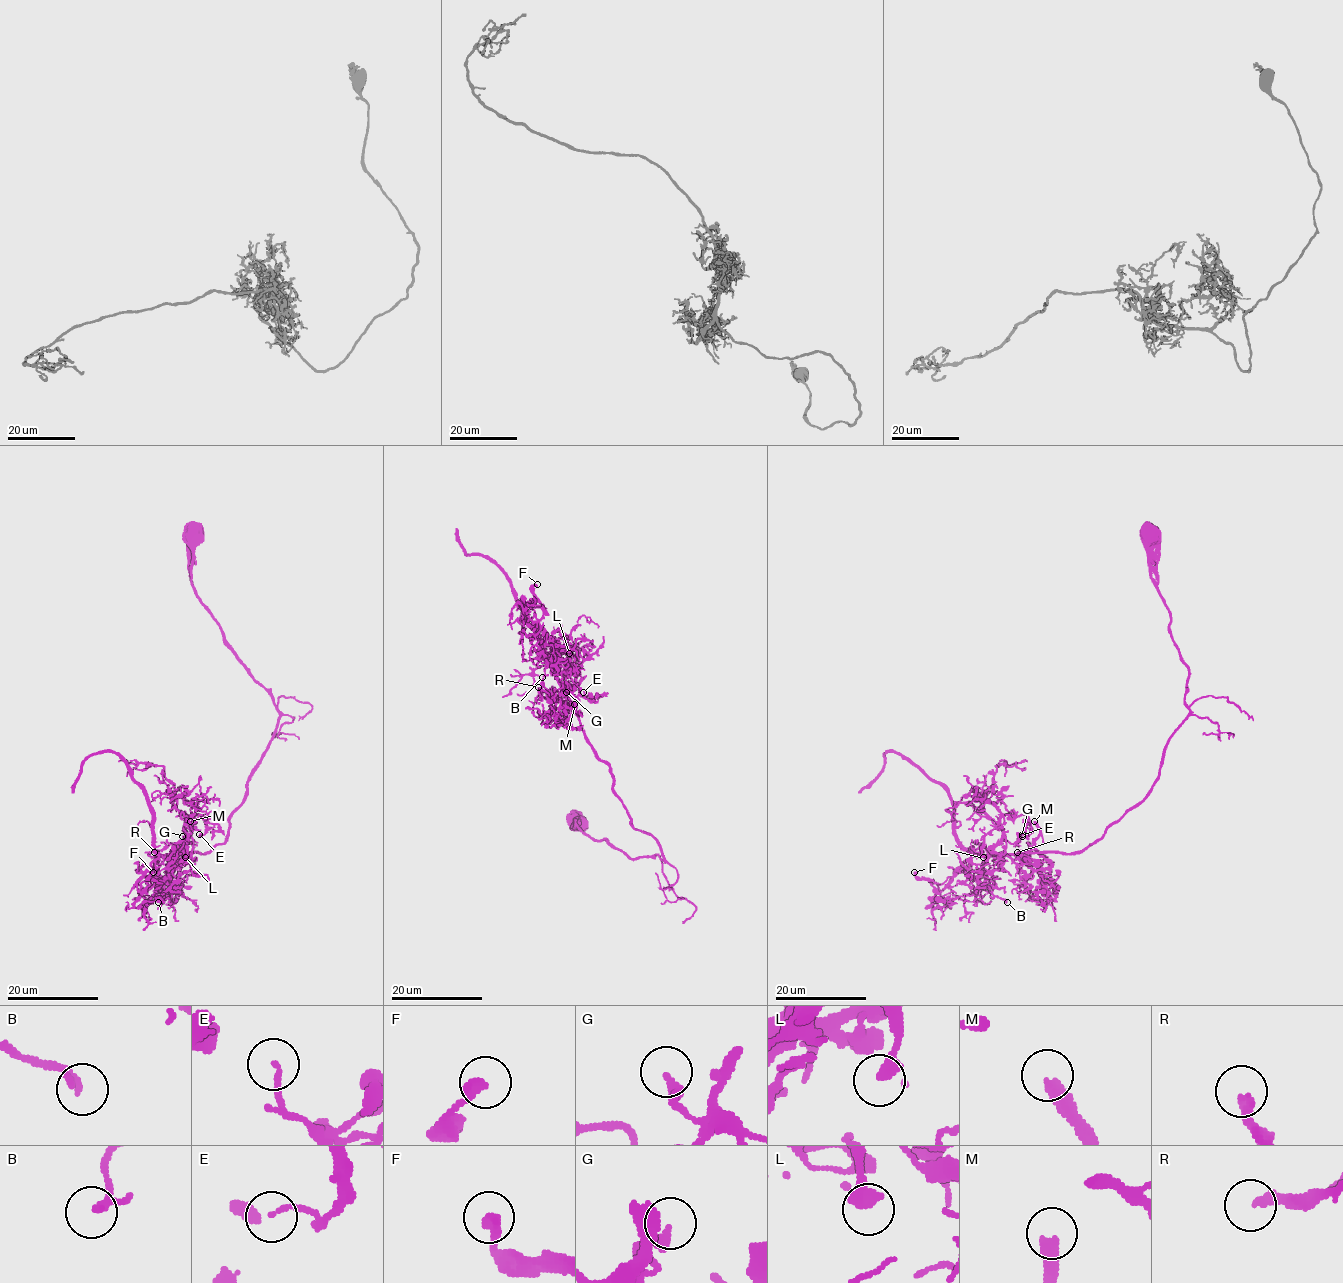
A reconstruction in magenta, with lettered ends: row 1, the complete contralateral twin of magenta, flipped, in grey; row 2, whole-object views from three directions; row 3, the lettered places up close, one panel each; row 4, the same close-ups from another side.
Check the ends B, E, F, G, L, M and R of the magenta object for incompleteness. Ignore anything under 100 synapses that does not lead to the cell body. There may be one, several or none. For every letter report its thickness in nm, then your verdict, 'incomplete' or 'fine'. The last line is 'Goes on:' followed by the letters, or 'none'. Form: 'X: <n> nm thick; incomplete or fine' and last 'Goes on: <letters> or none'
B: 160 nm thick; fine
E: 130 nm thick; fine
F: 280 nm thick; fine
G: 260 nm thick; fine
L: 400 nm thick; fine
M: 340 nm thick; incomplete
R: 260 nm thick; fine
Goes on: M

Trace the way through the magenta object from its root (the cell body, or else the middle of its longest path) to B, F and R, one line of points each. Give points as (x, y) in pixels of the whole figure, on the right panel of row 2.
B: (1148, 534), (1149, 578), (1188, 669), (1187, 718), (1152, 790), (1093, 844), (986, 860), (984, 885), (1007, 902)
F: (1148, 534), (1149, 578), (1188, 669), (1189, 710), (1152, 790), (1081, 850), (973, 855), (941, 890), (914, 872)
R: (1148, 534), (1149, 578), (1188, 669), (1187, 718), (1152, 790), (1093, 844), (1017, 852)

